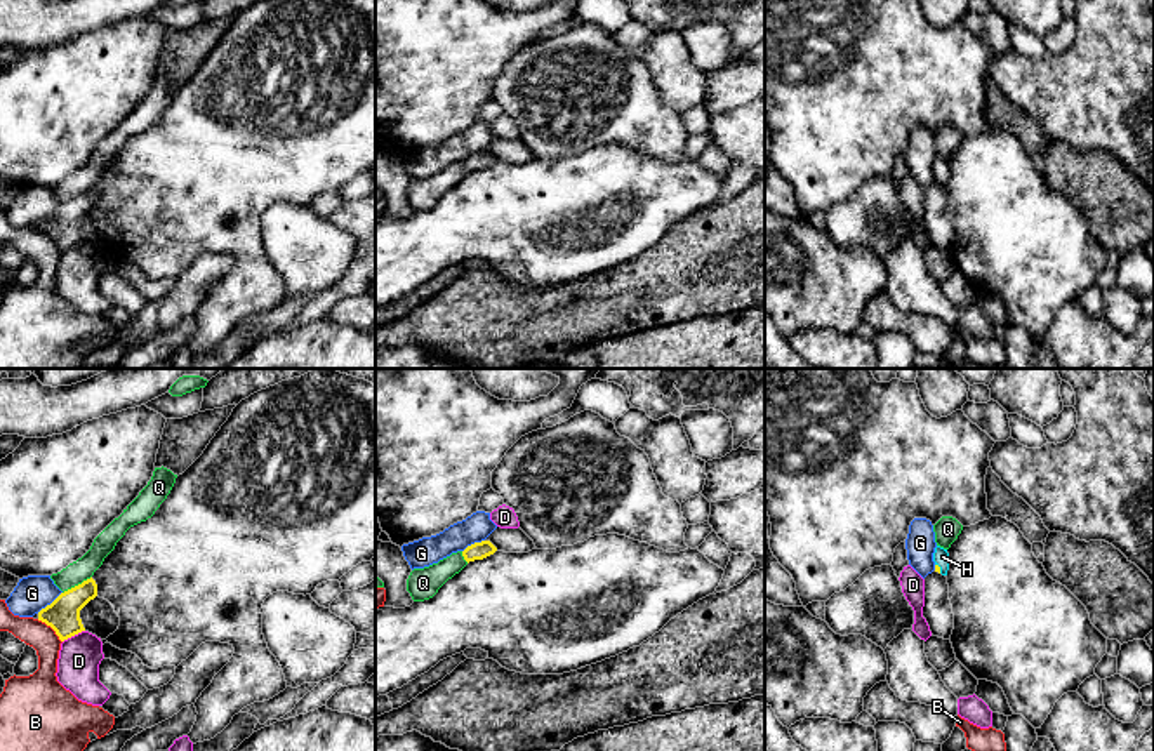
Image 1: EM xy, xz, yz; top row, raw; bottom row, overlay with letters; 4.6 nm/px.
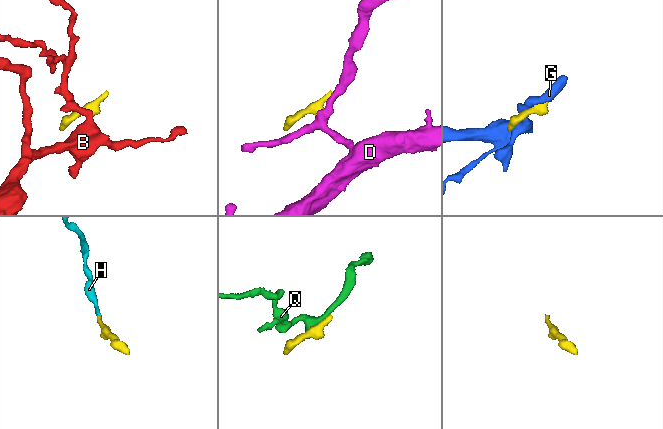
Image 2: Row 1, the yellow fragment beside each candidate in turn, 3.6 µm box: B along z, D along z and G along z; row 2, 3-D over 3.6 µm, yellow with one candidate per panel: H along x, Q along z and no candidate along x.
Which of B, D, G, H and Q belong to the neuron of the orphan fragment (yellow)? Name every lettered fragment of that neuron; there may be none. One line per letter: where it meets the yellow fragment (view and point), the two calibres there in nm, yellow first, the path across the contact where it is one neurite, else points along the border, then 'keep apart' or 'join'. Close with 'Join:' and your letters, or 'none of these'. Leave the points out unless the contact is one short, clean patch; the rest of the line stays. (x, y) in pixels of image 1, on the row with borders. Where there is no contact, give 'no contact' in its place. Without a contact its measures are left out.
B: meets yellow in xy at (51, 626); 160 nm thick on the yellow side, 130 nm on the other; border along xy (37, 619), (44, 621), (61, 642); keep apart
D: meets yellow in xy at (73, 635); 160 nm thick on the yellow side, 190 nm on the other; border along xy (84, 630), (63, 642); keep apart
G: meets yellow in xy at (51, 604); 160 nm thick on the yellow side, 160 nm on the other; keep apart
H: meets yellow in yz at (939, 569); 30 nm thick on the yellow side, 80 nm on the other; runs through yz (937, 569), (939, 569), (941, 557); join
Q: meets yellow in xy at (79, 584); 160 nm thick on the yellow side, 100 nm on the other; keep apart
Join: H

